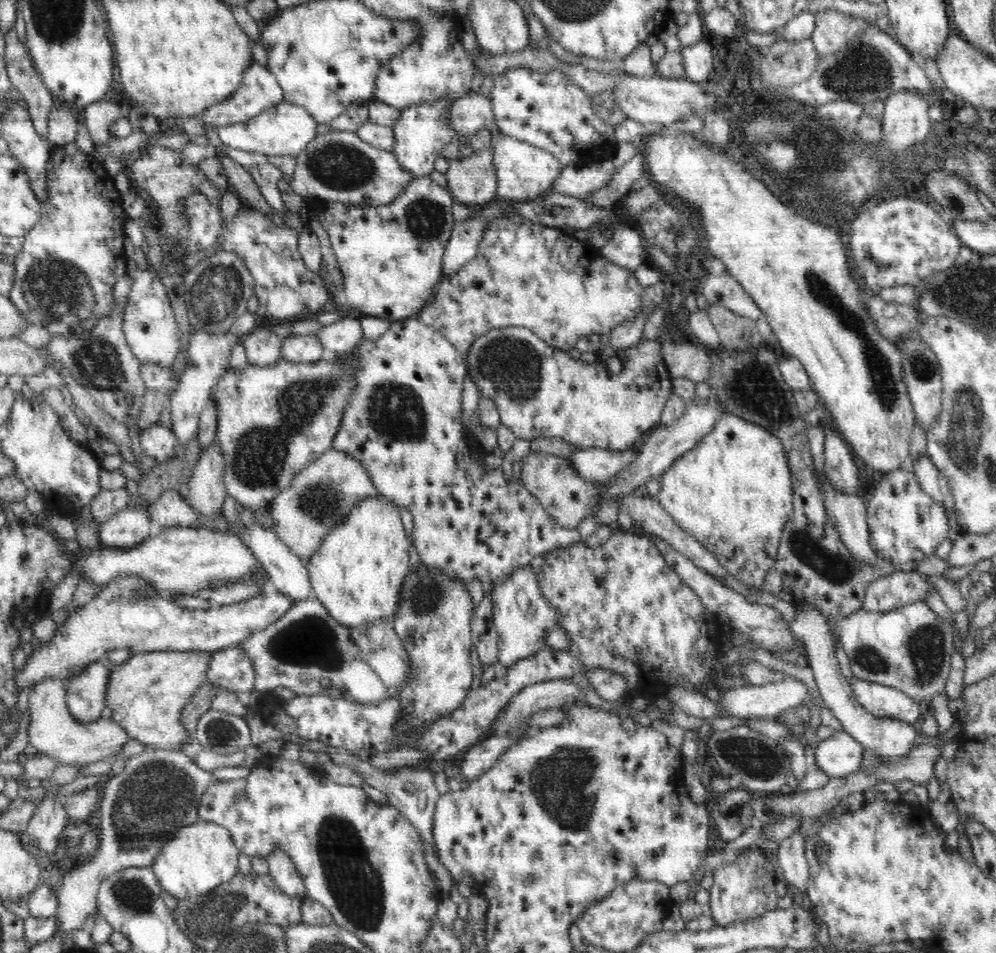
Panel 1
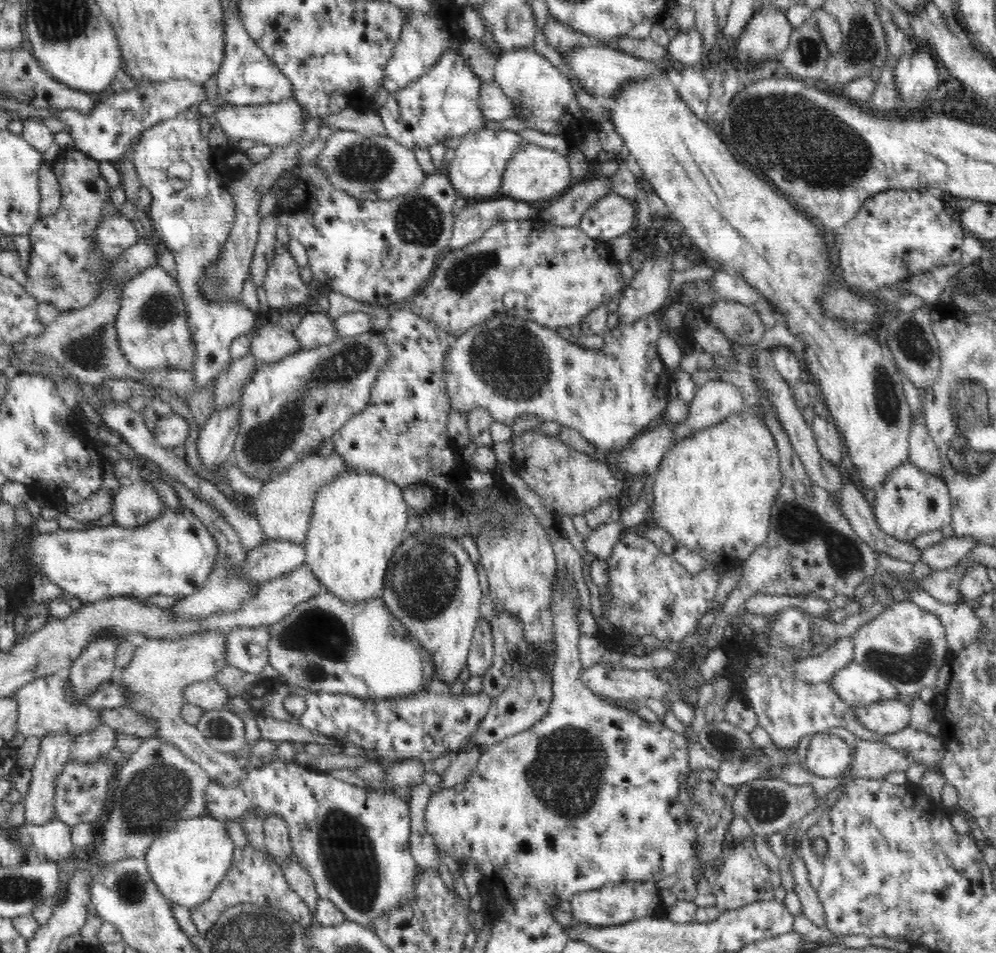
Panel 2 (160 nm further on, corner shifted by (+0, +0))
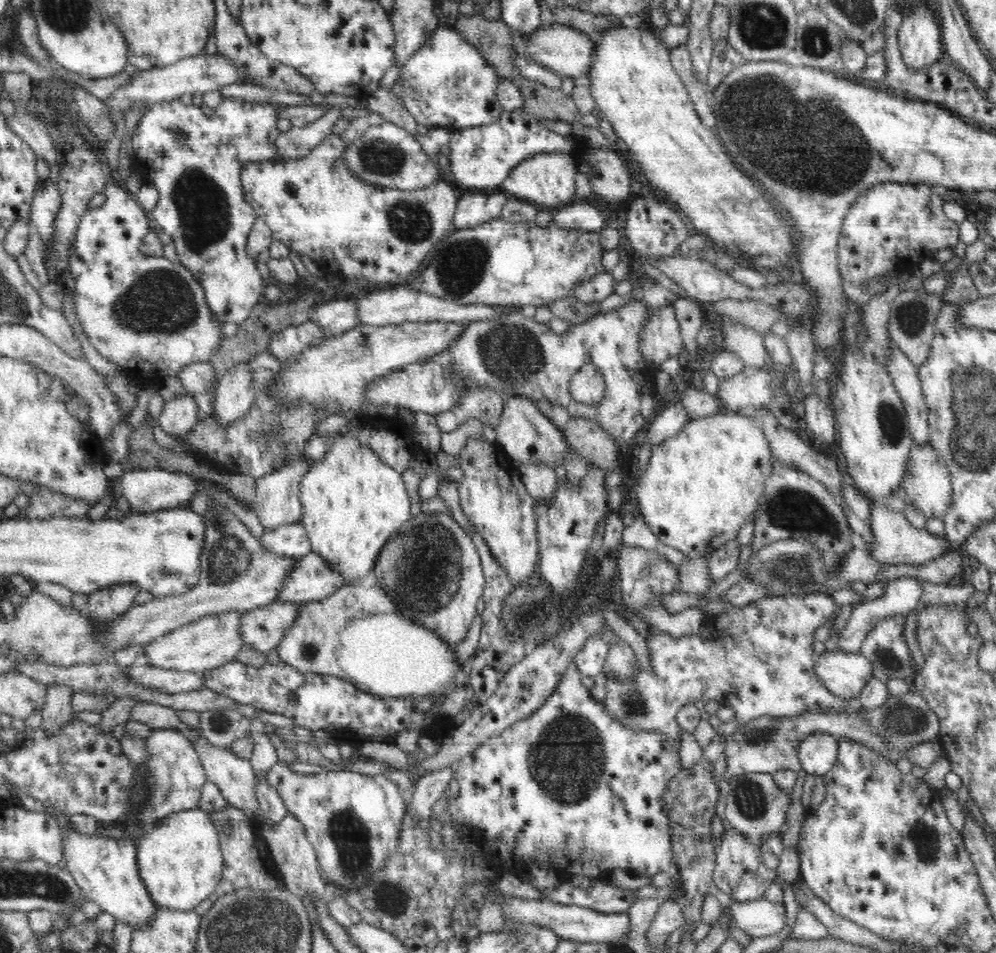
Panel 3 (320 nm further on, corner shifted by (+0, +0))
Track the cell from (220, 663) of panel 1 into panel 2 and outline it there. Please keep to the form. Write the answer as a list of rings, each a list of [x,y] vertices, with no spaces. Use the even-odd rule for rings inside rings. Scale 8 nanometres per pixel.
[[[270,626],[238,627],[227,634],[226,661],[240,671],[258,674],[268,664]]]

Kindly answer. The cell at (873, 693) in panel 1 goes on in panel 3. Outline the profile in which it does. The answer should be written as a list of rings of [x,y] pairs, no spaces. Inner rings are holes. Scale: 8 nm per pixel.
[[[840,649],[818,655],[813,669],[818,680],[836,696],[844,700],[862,701],[868,689],[873,664],[862,653],[848,653]]]

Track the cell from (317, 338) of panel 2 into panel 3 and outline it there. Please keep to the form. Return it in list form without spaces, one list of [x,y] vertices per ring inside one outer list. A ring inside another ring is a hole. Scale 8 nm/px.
[[[328,297],[313,310],[310,320],[325,331],[327,338],[336,337],[359,326],[356,299]]]

